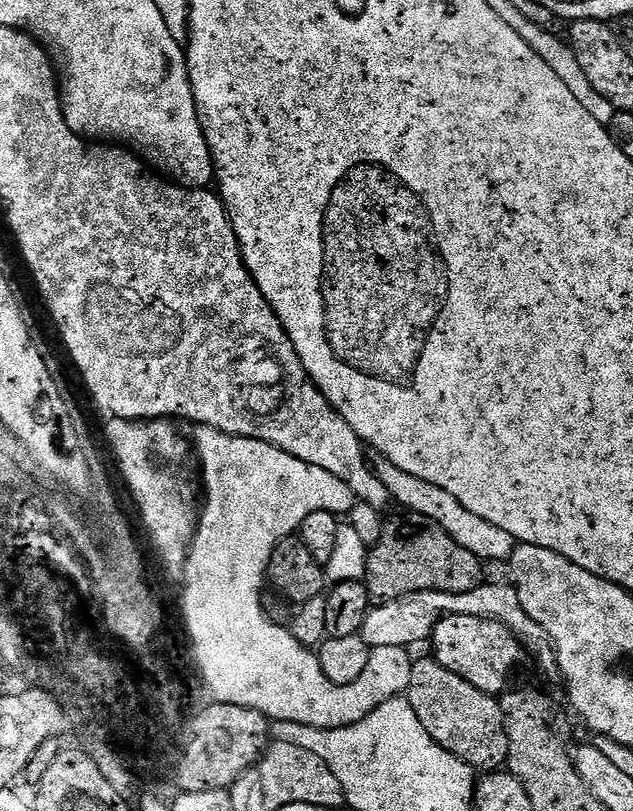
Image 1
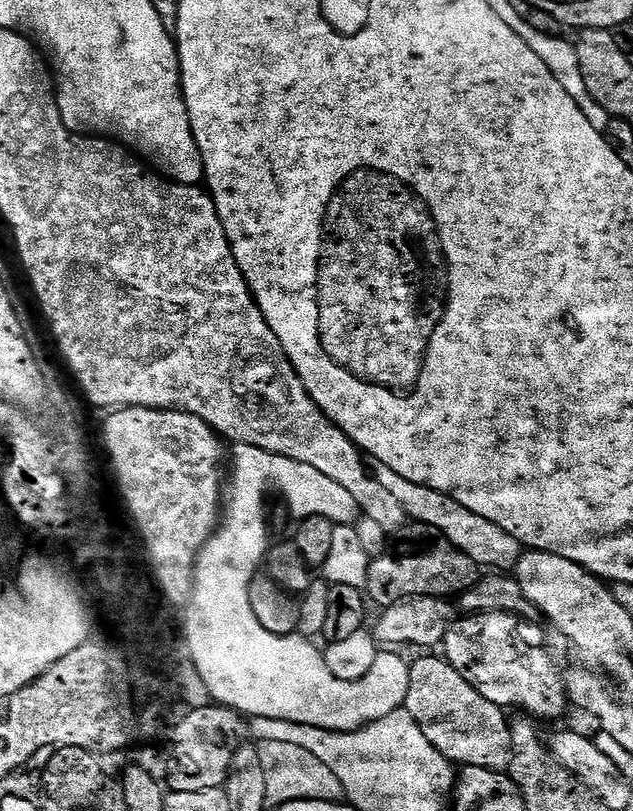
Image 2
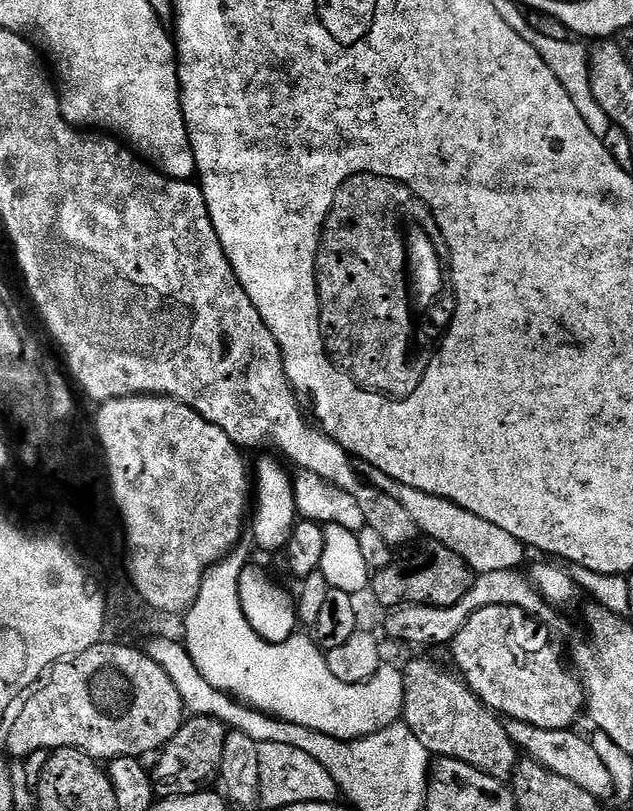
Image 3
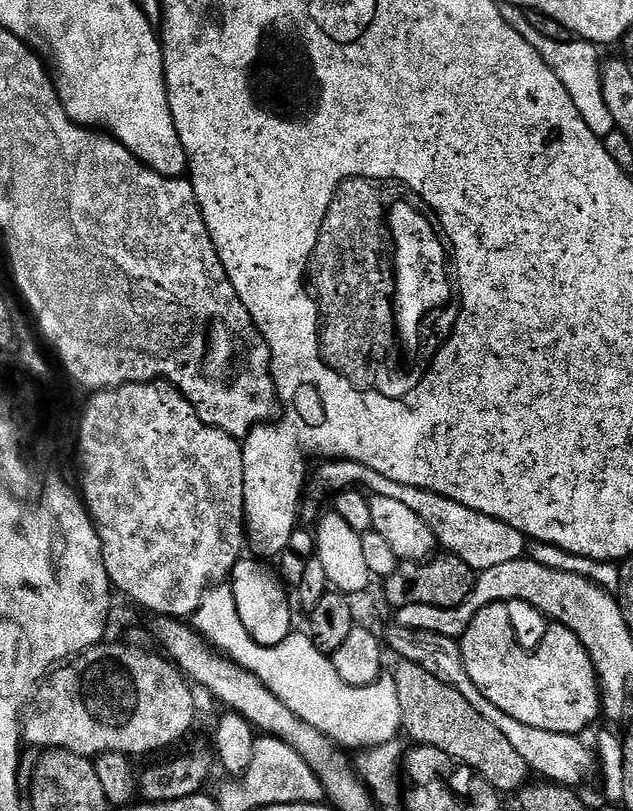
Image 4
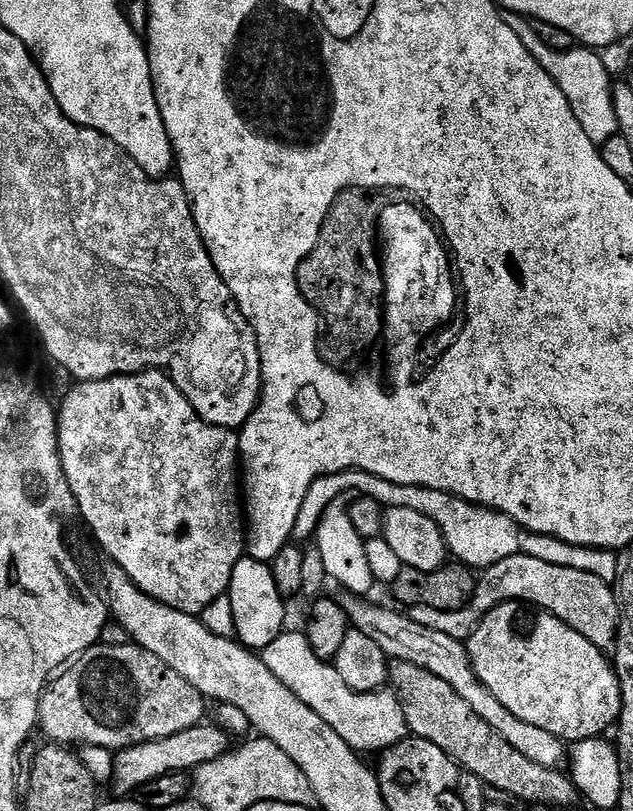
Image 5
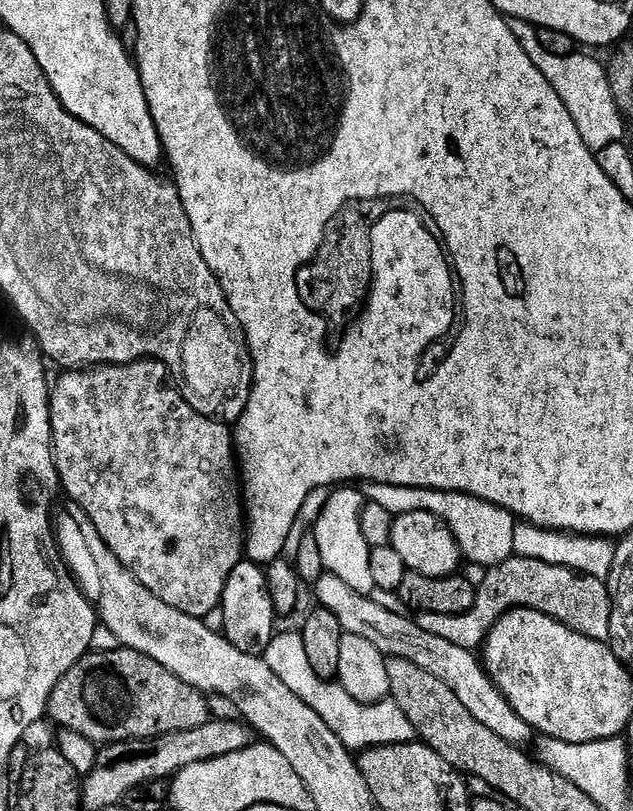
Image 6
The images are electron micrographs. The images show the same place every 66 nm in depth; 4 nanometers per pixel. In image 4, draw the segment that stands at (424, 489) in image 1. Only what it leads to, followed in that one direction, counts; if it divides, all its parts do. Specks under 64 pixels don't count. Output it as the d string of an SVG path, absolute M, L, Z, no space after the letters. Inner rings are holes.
M328 460L320 469L310 476L310 492L316 496L335 497L337 492L363 490L372 496L395 498L407 506L434 530L437 545L447 555L462 558L466 566L470 566L478 574L486 570L494 570L494 566L503 566L506 562L525 559L526 538L514 526L506 526L498 518L490 518L490 514L478 514L478 510L470 510L470 506L462 506L462 502L454 502L437 492L422 490L414 486L402 486L402 482L394 482L378 474L378 470L370 470L370 466L362 466L362 462L349 460Z

